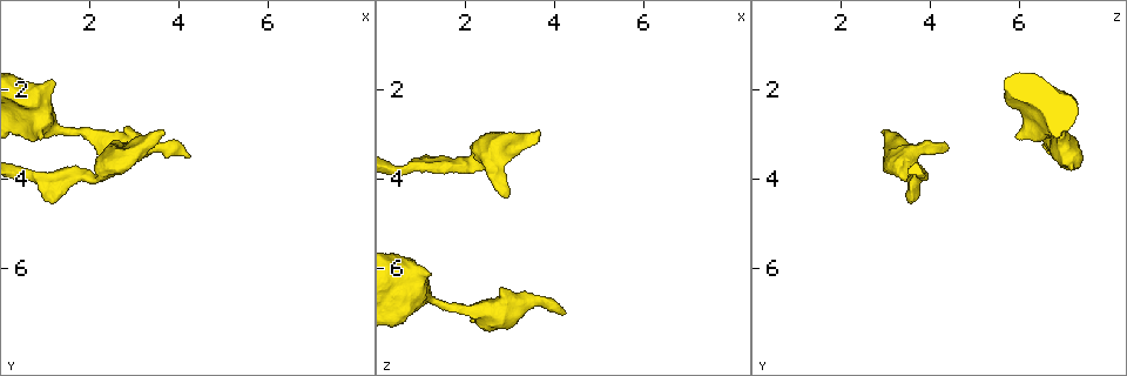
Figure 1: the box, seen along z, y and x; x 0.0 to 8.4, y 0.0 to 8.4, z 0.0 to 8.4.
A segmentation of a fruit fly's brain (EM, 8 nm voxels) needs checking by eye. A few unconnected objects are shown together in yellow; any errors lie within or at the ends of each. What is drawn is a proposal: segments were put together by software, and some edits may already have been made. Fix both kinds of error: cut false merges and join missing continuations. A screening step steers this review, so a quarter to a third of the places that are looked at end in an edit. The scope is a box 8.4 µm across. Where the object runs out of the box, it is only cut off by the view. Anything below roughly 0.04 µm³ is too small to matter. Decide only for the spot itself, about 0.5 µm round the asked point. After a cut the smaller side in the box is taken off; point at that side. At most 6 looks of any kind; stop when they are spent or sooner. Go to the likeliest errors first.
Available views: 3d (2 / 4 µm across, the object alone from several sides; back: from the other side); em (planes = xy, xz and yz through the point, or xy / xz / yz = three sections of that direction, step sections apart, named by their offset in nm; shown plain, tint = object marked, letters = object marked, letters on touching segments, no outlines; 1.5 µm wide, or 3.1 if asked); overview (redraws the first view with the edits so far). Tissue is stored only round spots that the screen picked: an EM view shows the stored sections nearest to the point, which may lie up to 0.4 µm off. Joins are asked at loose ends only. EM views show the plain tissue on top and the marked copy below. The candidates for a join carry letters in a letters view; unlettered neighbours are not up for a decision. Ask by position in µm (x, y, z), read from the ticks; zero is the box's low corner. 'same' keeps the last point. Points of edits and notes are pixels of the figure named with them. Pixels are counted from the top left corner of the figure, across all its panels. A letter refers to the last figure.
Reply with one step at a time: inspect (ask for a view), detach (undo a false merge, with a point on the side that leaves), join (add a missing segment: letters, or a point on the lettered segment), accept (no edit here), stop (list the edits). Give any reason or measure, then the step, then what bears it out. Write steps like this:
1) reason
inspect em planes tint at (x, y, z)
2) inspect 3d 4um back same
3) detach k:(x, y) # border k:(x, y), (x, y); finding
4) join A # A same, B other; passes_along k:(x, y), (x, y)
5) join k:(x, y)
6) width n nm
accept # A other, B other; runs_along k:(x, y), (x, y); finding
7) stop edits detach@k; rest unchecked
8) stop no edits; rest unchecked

an open end
inspect 3d 4um back at (4.20, 3.50, 6.95)

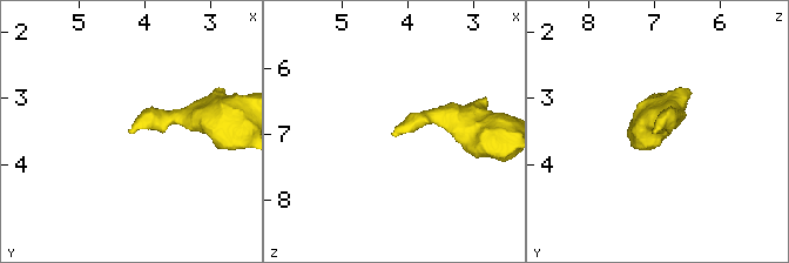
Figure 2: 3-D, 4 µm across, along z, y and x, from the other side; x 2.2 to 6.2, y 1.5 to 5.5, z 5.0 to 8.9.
now the EM
inspect em planes letters at (4.30, 3.50, 6.95)

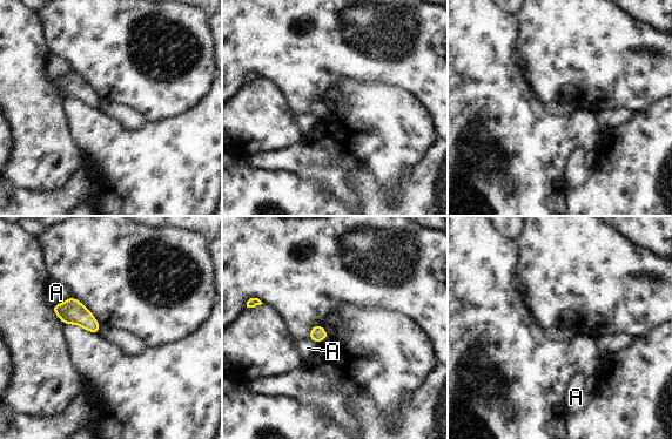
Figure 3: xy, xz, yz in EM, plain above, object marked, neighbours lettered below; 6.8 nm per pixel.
accept # A other; border 3:(71, 296), (51, 306); none of them fits

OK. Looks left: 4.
an open end
inspect em planes letters at (2.95, 3.40, 4.35)

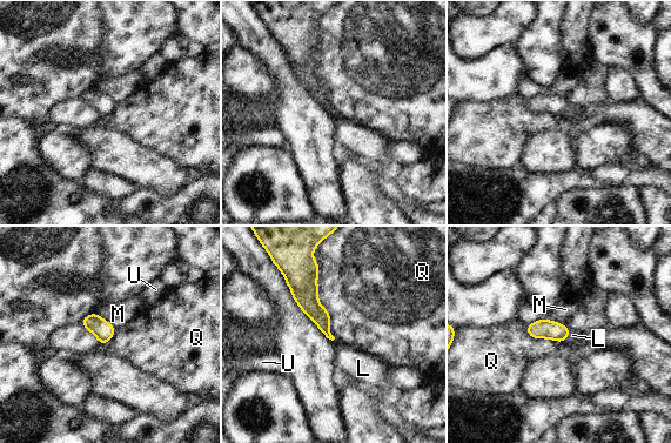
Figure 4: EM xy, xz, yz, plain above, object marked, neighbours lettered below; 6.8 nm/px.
accept # L other, M other, Q other, U other; border 4:(315, 259), (317, 301), (335, 337); no lettered segment goes on from it

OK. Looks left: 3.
free end
inspect em xy step 8 tint at (0.90, 3.05, 5.90)

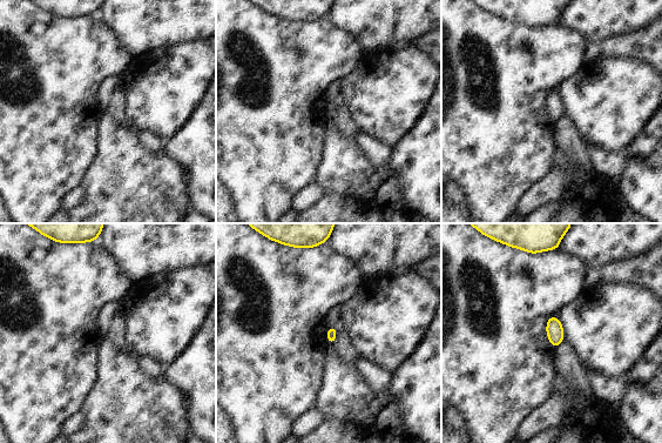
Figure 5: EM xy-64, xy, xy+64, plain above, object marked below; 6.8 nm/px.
inspect em xy step 8 letters same

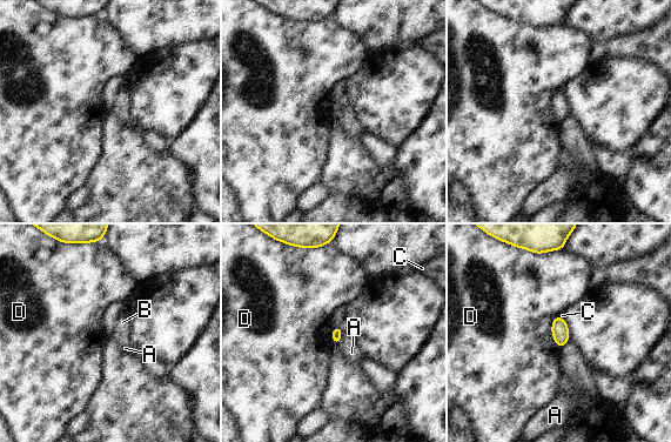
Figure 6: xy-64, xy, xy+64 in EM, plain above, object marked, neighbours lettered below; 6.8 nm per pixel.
accept # A other, B other, C other, D other; border 6:(340, 326), (333, 328); none of them fits

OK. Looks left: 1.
stop no edits; rest unchecked

